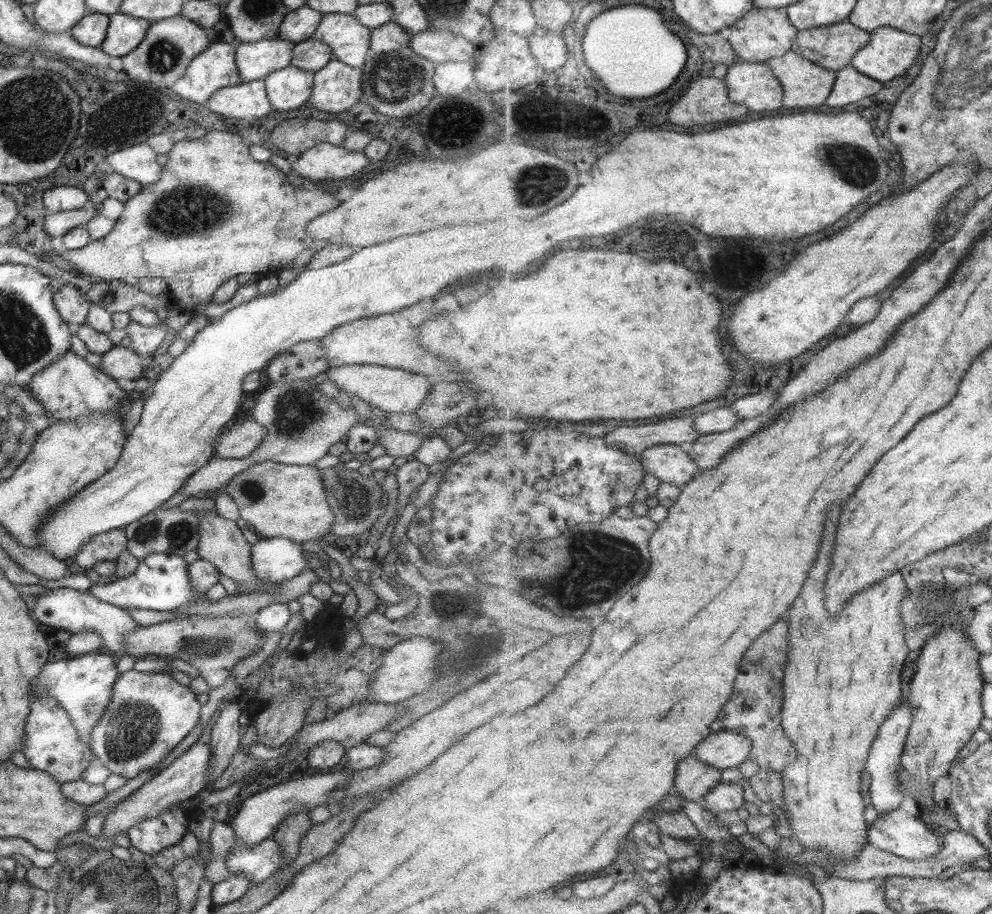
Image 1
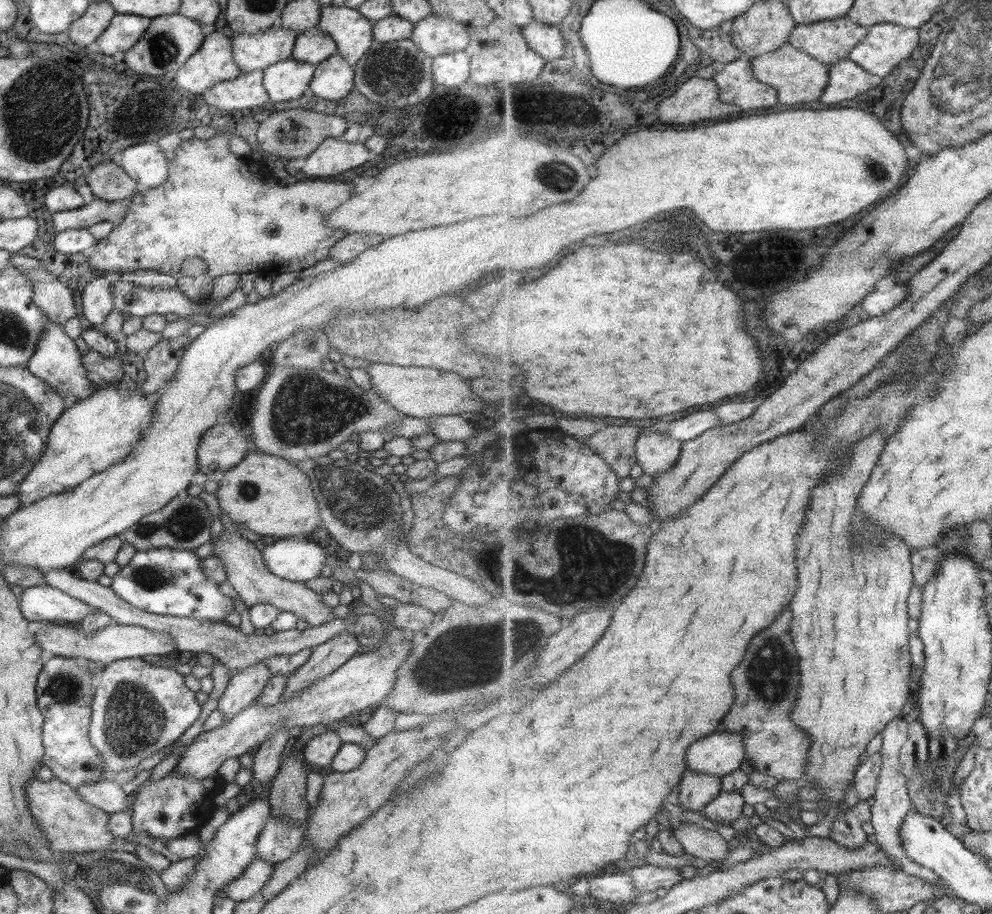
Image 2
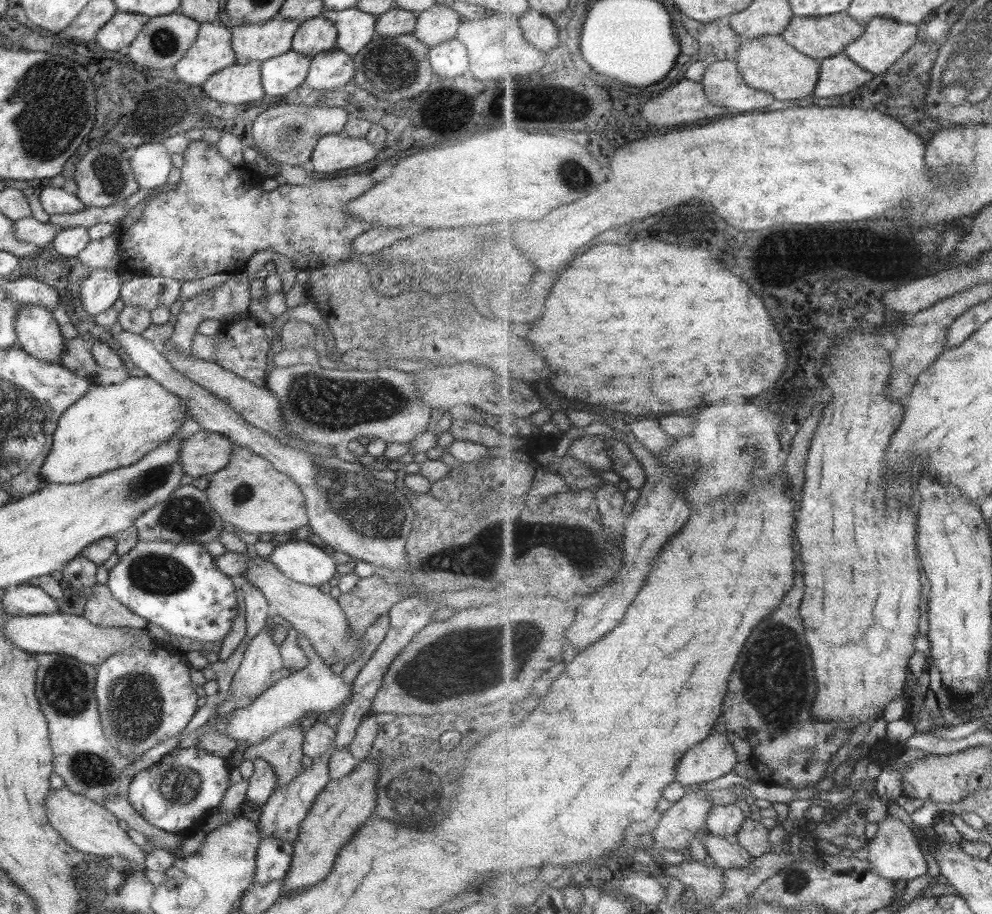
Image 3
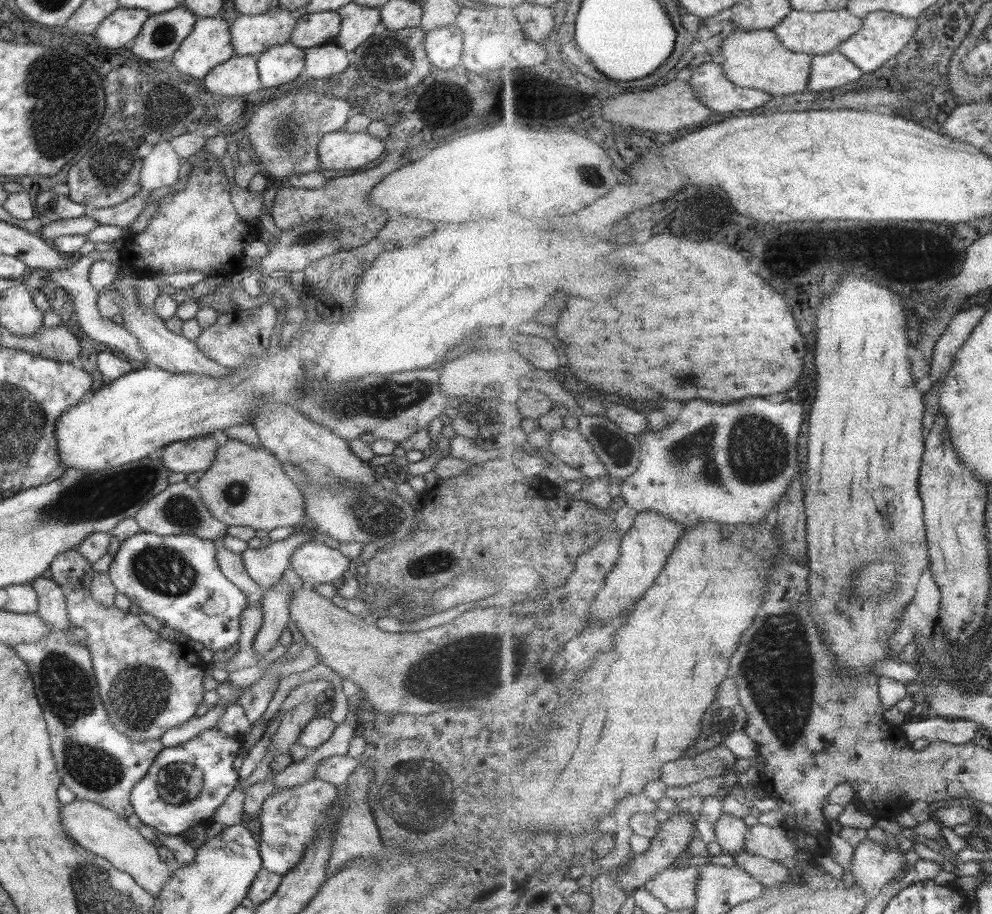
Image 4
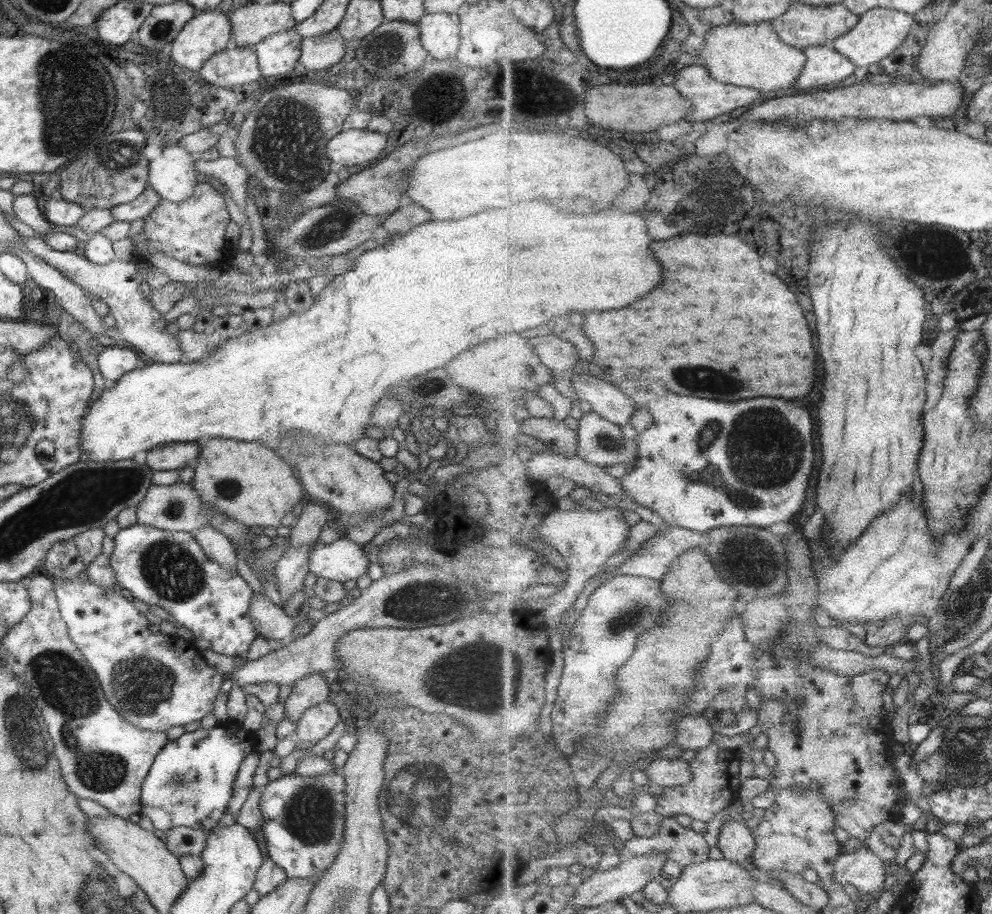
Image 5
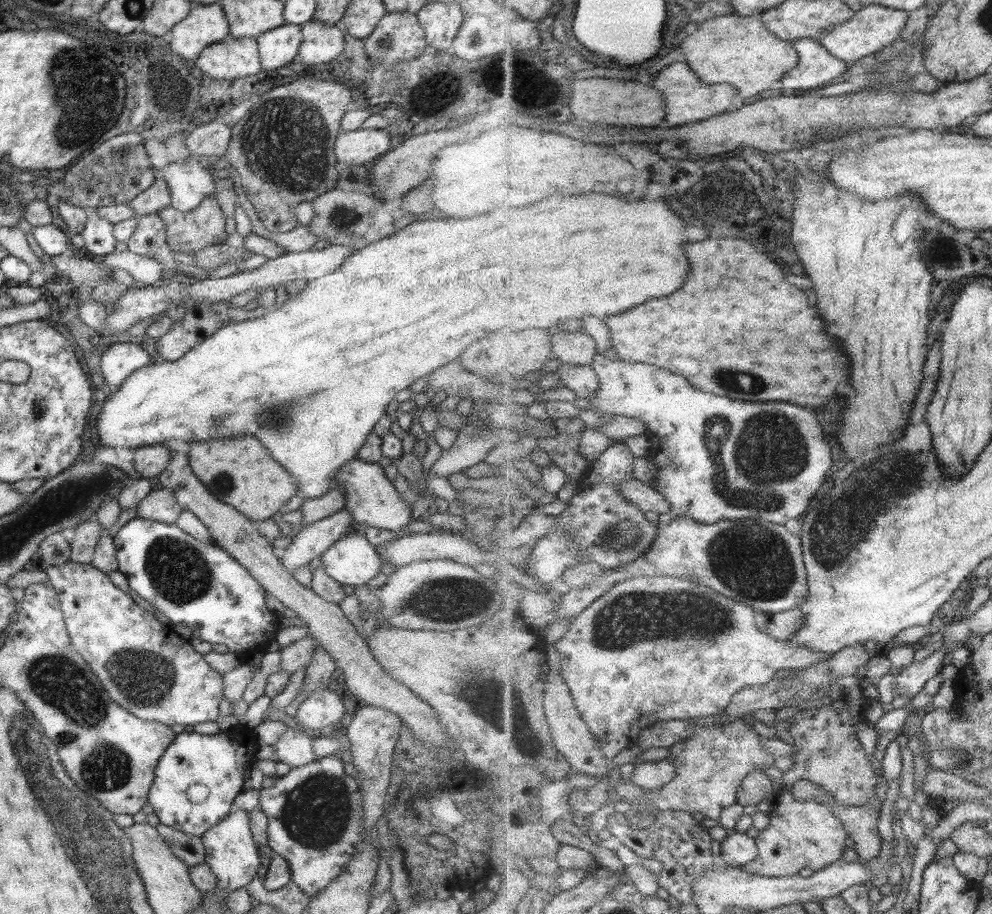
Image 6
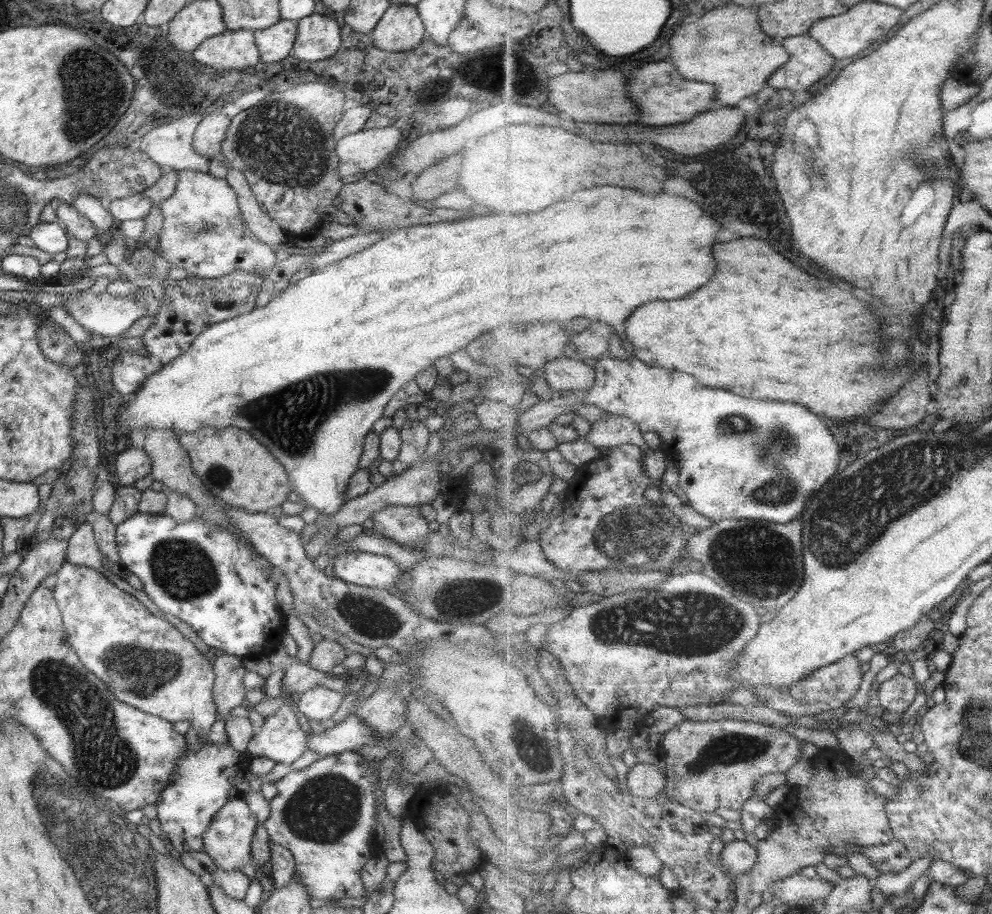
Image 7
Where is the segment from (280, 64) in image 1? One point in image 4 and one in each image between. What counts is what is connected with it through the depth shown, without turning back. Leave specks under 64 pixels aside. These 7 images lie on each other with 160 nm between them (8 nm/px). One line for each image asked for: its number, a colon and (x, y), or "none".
2: (251, 52)
3: (250, 43)
4: (249, 35)

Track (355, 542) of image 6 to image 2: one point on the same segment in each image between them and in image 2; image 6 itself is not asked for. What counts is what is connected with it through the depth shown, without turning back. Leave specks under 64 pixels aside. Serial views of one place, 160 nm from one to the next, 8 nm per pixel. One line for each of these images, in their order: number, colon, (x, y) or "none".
2: (297, 560)
3: (299, 561)
4: (314, 563)
5: (342, 560)

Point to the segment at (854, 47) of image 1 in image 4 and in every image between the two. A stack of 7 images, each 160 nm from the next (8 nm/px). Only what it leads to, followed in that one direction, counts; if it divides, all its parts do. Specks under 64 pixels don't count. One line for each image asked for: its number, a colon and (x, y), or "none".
2: (830, 42)
3: (820, 38)
4: (813, 33)

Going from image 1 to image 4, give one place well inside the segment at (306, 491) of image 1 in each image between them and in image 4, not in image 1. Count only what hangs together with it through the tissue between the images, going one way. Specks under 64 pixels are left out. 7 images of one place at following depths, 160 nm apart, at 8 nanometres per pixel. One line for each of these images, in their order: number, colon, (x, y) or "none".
2: (268, 495)
3: (249, 493)
4: (245, 486)

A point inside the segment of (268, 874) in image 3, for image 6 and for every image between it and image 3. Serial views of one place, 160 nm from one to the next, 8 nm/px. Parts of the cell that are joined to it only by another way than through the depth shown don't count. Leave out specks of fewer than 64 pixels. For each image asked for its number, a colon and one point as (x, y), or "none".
4: (288, 817)
5: (302, 818)
6: (312, 812)

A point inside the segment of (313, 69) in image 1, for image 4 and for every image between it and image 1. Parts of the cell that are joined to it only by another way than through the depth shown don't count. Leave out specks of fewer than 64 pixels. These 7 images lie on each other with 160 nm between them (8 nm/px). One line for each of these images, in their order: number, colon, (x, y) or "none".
2: (312, 46)
3: (318, 34)
4: (312, 29)

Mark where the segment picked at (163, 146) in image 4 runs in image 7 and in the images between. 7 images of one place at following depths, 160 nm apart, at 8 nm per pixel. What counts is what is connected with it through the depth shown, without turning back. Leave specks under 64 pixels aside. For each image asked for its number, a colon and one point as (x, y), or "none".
5: (171, 175)
6: (188, 182)
7: (202, 233)

